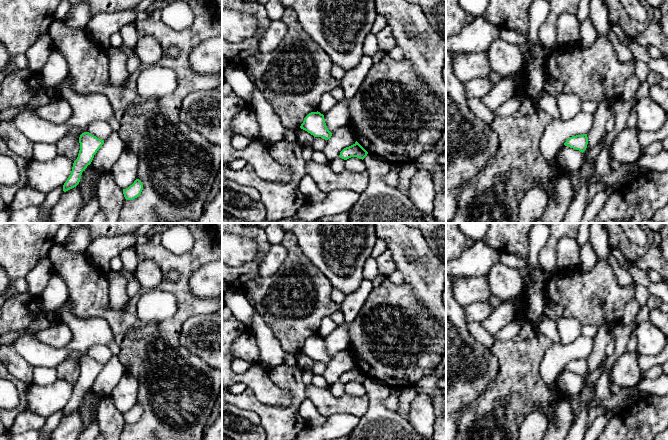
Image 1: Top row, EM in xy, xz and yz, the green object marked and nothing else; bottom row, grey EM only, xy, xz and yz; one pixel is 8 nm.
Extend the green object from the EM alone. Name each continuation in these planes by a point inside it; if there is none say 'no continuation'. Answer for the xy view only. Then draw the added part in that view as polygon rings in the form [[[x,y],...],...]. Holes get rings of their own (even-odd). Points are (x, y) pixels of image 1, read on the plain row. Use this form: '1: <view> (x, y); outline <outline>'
no continuation

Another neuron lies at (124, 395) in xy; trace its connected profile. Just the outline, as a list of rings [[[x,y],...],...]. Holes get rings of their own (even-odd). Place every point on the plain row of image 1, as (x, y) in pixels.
[[[125,373],[119,383],[110,394],[116,408],[123,414],[128,412],[137,403],[138,381],[129,374]]]

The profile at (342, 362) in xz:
[[[347,350],[338,353],[336,356],[332,357],[330,363],[327,364],[324,377],[329,385],[332,385],[339,381],[340,376],[353,368],[355,368],[356,362],[349,355]]]

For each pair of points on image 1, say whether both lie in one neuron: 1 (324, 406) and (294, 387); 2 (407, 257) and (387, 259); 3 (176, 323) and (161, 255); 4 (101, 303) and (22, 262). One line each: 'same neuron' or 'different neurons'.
1: different neurons
2: different neurons
3: same neuron
4: different neurons

